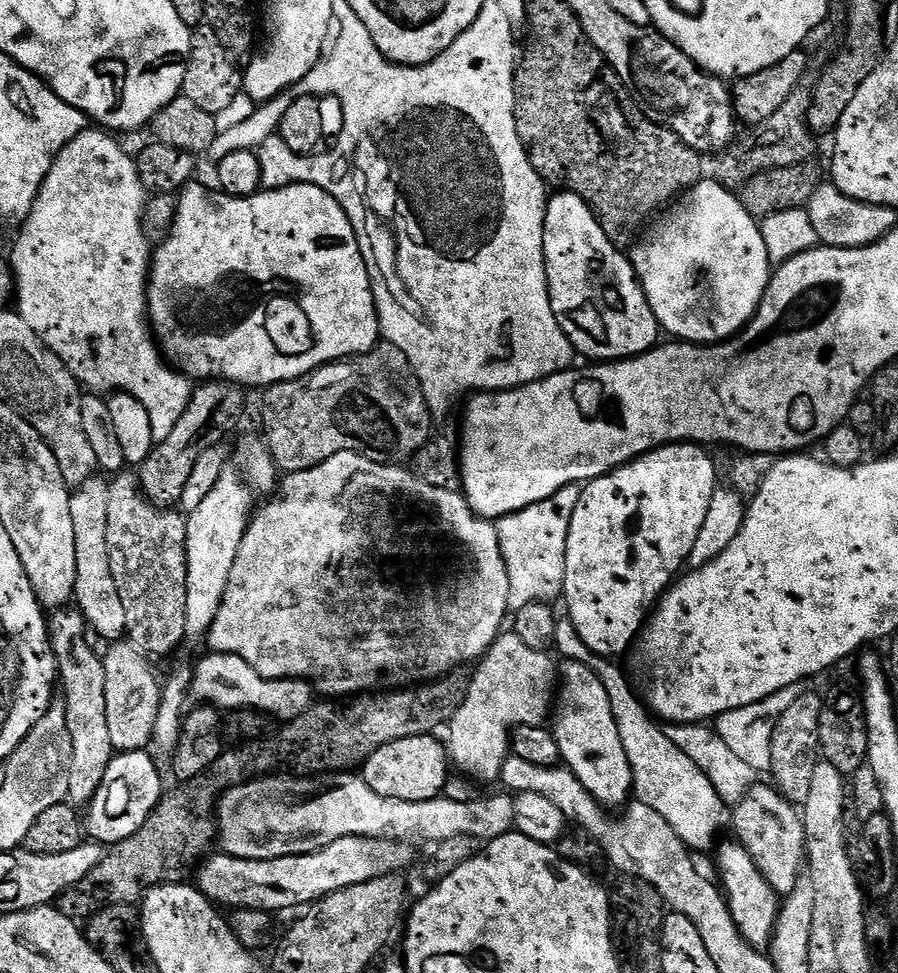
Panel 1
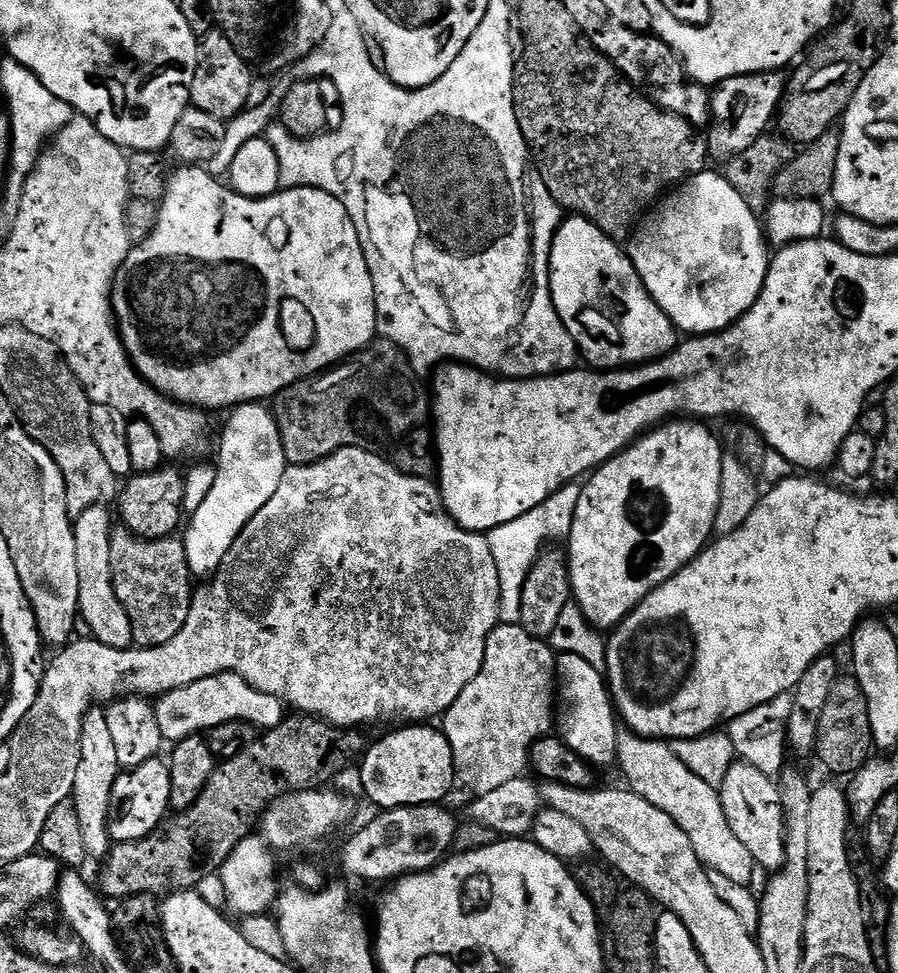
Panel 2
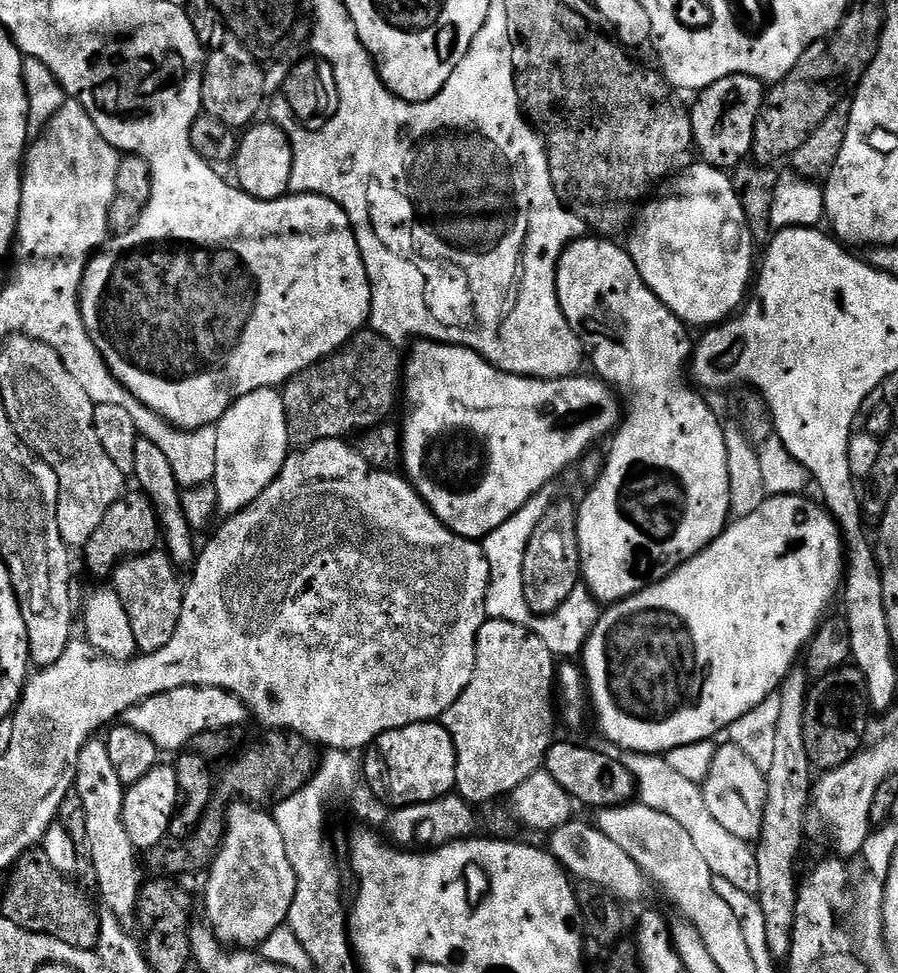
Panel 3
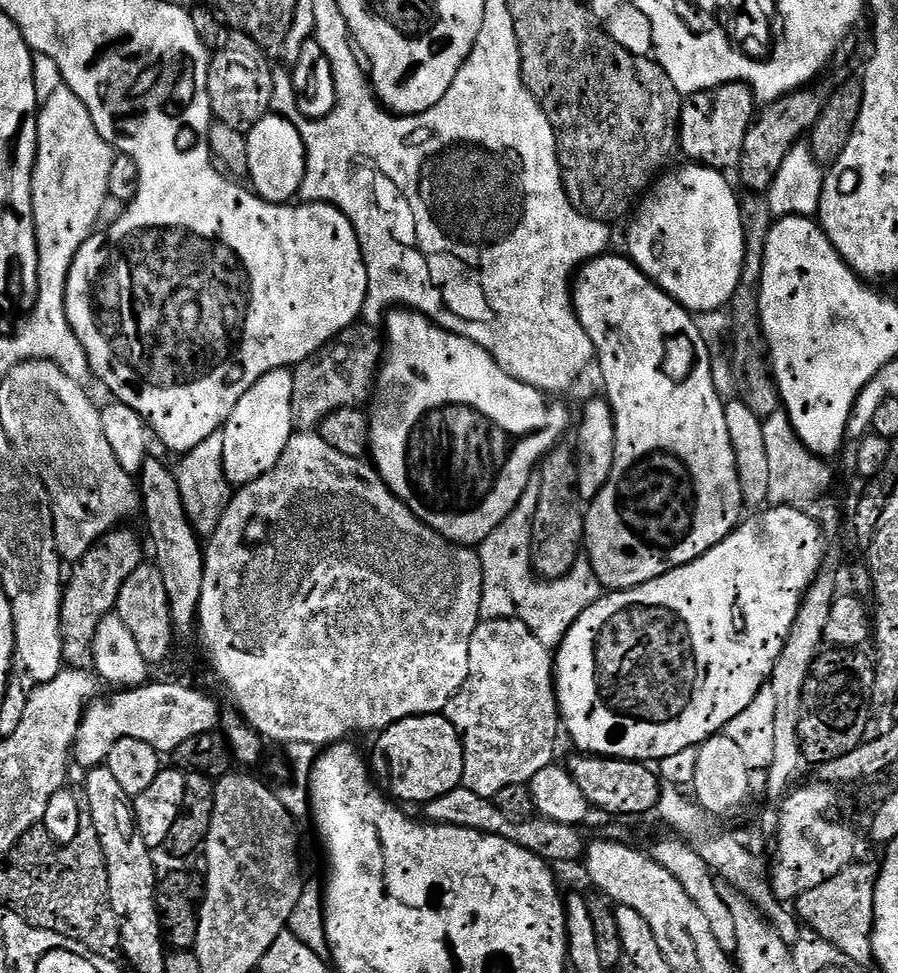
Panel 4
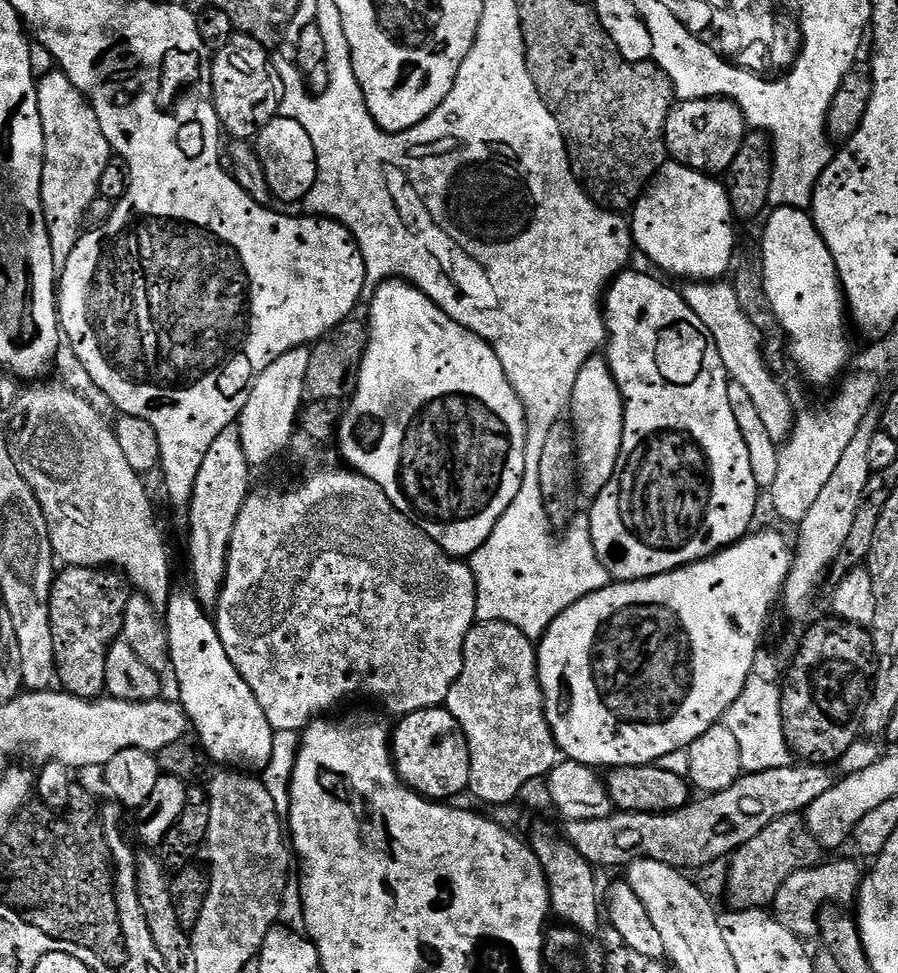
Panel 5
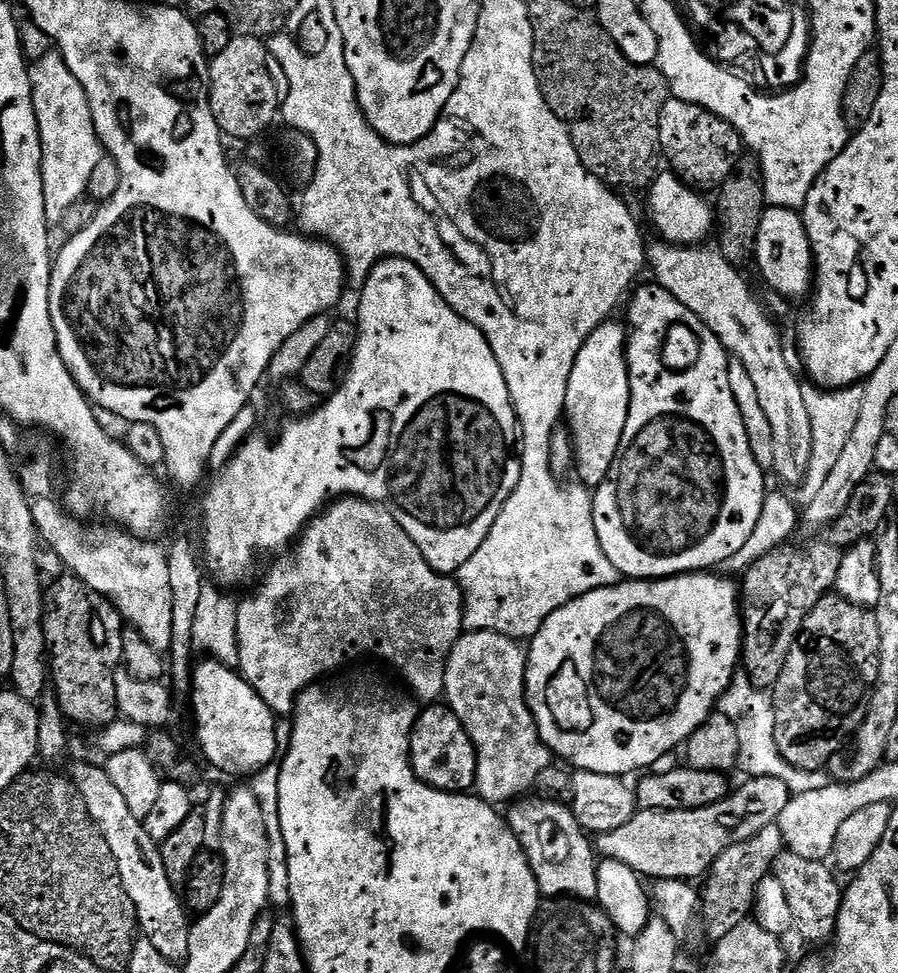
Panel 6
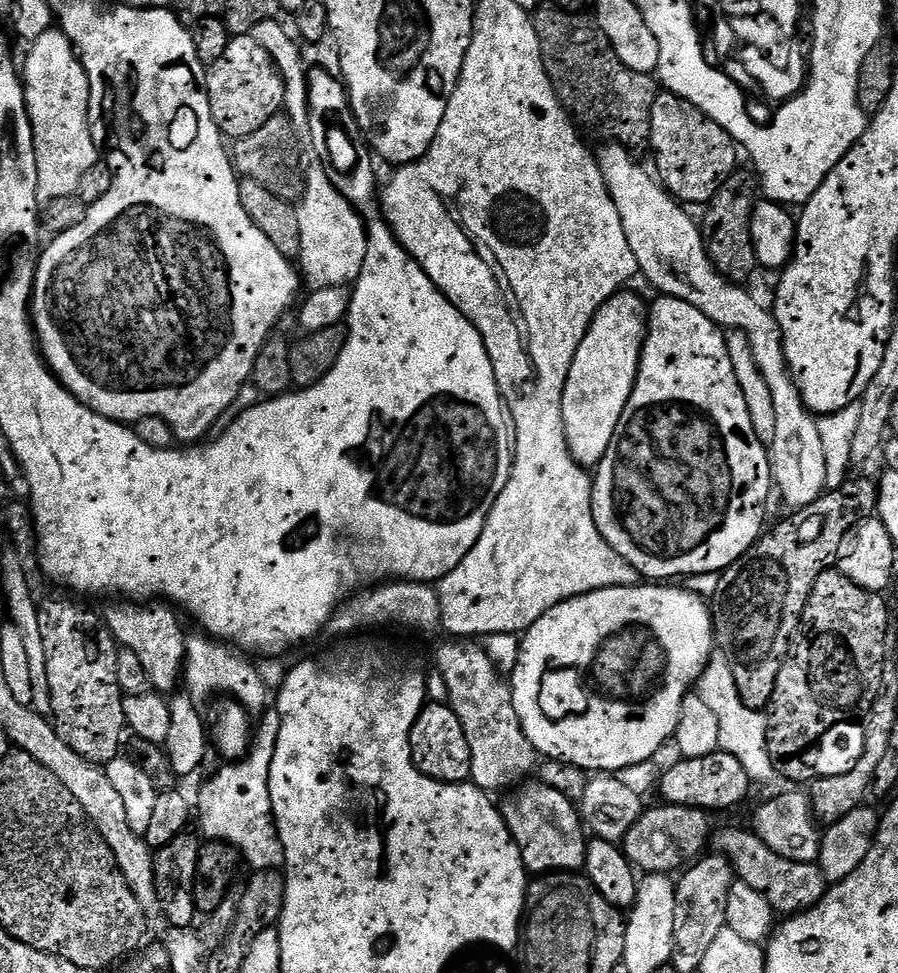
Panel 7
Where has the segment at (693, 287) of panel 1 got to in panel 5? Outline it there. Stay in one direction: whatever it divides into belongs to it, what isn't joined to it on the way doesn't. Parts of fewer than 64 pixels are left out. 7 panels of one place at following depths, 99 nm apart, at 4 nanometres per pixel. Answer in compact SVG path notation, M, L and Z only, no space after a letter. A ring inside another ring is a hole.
M669 162L661 166L656 179L648 185L643 196L630 212L632 243L640 248L661 268L672 276L681 276L684 282L716 282L729 275L738 248L738 235L732 229L734 213L723 183L711 175L696 172L685 164Z

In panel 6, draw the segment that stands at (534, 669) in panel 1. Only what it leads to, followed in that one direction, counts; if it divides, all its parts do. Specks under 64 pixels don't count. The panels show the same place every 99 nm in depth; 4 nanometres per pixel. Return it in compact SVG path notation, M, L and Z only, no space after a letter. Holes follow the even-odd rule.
M465 631L454 642L444 662L444 694L447 707L462 722L476 751L475 795L493 806L507 805L523 797L533 787L535 778L553 763L552 751L544 745L532 722L532 711L524 695L526 652L517 641L497 632Z

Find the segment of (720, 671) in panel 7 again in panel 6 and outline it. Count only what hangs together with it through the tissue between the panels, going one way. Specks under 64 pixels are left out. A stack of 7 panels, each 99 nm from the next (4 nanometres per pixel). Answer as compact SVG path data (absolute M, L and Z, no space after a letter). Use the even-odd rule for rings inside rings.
M744 678L733 679L730 687L724 691L718 701L719 711L724 711L723 719L732 725L736 731L736 750L738 753L739 771L744 771L745 777L765 776L778 778L788 787L789 793L806 794L810 790L818 790L829 783L830 776L827 771L807 772L790 766L774 742L774 710L772 697L767 691L761 690L757 685Z

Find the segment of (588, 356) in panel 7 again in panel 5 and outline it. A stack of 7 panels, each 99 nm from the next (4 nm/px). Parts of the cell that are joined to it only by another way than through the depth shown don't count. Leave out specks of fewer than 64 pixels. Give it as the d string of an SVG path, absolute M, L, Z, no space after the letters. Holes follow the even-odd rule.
M603 355L591 356L578 373L578 382L574 382L570 405L570 423L576 431L576 466L580 495L585 501L591 502L598 494L602 494L602 490L606 490L606 482L614 478L618 454L622 450L624 429L624 399Z

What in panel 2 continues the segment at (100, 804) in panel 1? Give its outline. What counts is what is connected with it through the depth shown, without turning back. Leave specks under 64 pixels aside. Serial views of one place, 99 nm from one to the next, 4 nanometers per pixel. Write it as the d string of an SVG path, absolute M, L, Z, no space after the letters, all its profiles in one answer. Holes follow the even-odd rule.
M163 759L147 760L142 762L142 766L121 771L114 782L108 811L109 841L121 844L146 838L165 823L170 812L169 802L170 770Z

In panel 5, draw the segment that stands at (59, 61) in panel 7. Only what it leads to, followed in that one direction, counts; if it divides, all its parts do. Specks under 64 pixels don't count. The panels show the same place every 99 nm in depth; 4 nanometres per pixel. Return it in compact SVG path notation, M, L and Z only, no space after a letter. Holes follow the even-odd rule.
M53 70L39 77L36 89L44 135L40 197L44 203L46 230L50 234L54 266L57 270L63 270L82 235L80 223L85 223L90 202L94 202L99 193L102 170L106 170L114 153L106 142L106 134L102 134L102 126L98 122L98 114L94 114L92 104L83 92L76 89L74 82L70 82L65 72Z

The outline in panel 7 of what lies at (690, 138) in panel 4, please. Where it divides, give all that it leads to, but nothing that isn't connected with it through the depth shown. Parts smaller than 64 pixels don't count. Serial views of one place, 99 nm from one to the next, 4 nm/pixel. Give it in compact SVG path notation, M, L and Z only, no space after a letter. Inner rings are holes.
M664 90L657 95L650 126L650 149L656 155L655 171L658 173L659 183L677 201L688 206L707 205L722 186L722 182L726 182L728 175L737 171L738 145L732 135L722 130L718 122L702 114L698 106L678 98L674 93Z

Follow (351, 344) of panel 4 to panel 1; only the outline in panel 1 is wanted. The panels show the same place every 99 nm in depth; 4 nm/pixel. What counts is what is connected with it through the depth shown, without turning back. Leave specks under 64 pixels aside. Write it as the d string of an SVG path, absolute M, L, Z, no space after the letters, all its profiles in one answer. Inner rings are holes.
M381 342L360 356L263 389L264 436L281 473L310 470L334 454L356 452L379 464L404 466L434 435L434 417L406 354Z

